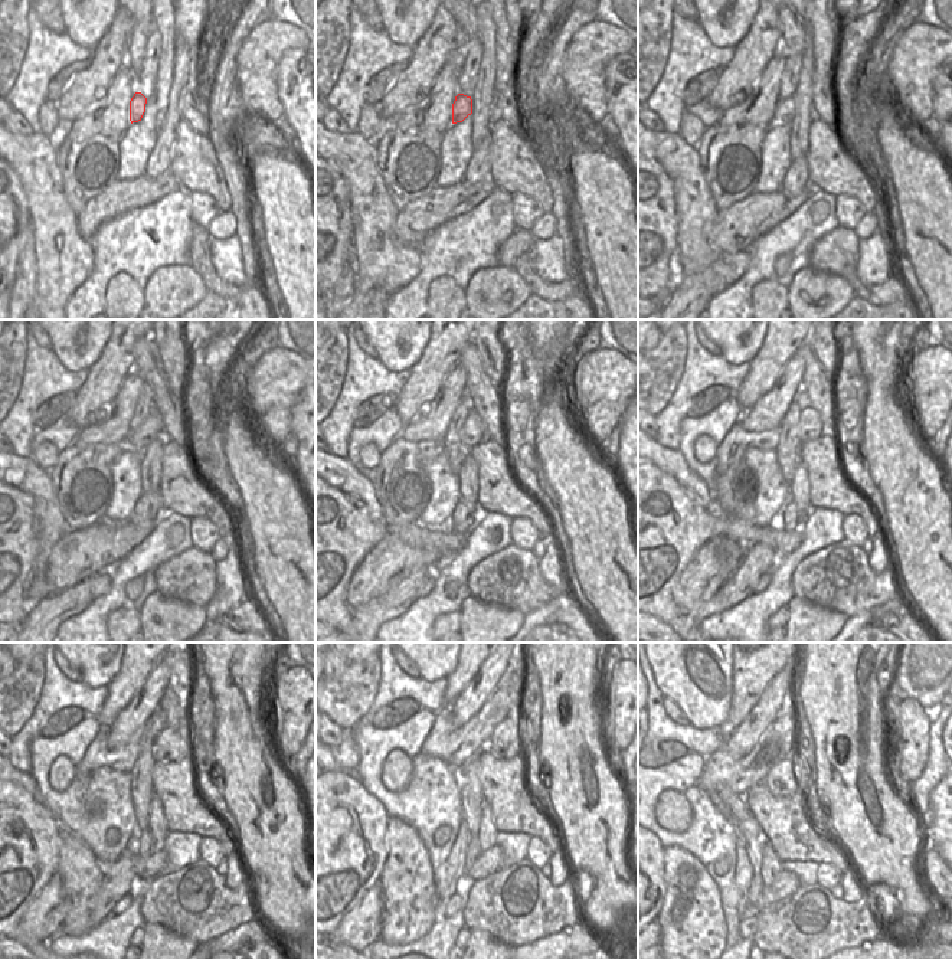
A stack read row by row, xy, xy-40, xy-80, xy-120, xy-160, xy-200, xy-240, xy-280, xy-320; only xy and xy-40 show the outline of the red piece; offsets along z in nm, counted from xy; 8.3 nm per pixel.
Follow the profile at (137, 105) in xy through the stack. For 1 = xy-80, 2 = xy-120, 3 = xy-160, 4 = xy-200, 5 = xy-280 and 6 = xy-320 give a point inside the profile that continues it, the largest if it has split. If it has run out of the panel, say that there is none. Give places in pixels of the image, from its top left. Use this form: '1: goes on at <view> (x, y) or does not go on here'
1: goes on at xy-80 (785, 108)
2: goes on at xy-120 (151, 428)
3: goes on at xy-160 (474, 431)
4: goes on at xy-200 (810, 426)
5: goes on at xy-280 (484, 745)
6: goes on at xy-320 (804, 742)

